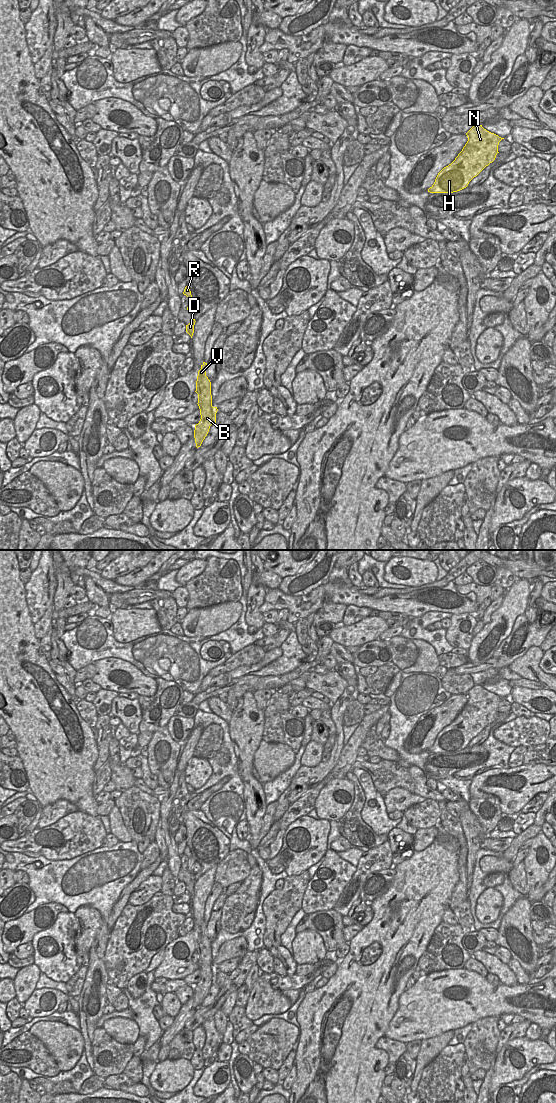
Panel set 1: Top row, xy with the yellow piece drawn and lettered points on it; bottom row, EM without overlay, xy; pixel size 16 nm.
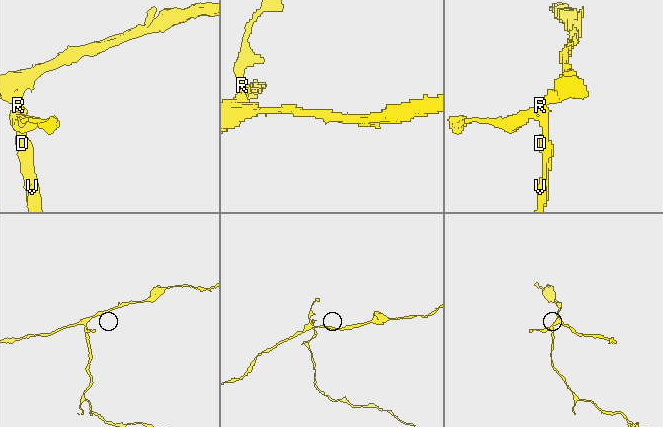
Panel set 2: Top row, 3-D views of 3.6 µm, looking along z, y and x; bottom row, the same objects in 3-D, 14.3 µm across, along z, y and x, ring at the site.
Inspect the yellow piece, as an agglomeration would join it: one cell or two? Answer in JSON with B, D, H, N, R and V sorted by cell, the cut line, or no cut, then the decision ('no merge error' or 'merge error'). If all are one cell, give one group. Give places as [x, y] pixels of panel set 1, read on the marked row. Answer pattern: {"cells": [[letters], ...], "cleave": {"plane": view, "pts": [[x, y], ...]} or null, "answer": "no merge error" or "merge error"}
{"cells": [["B", "D", "V"], ["H", "N", "R"]], "cleave": {"plane": "xy", "pts": [[191, 295], [189, 298]]}, "answer": "merge error"}

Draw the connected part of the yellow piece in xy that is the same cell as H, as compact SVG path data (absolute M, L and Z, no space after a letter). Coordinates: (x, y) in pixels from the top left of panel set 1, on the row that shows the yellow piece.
M474 125L467 133L468 141L455 160L437 175L430 193L453 193L466 188L486 166L492 163L498 152L499 142L504 139Z

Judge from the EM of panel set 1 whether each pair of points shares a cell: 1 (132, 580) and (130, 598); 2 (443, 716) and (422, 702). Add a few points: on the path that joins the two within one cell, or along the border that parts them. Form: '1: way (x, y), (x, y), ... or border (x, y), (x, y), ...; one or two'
1: border (142, 585), (135, 587); two
2: border (451, 695), (441, 704), (424, 713), (414, 723); two

